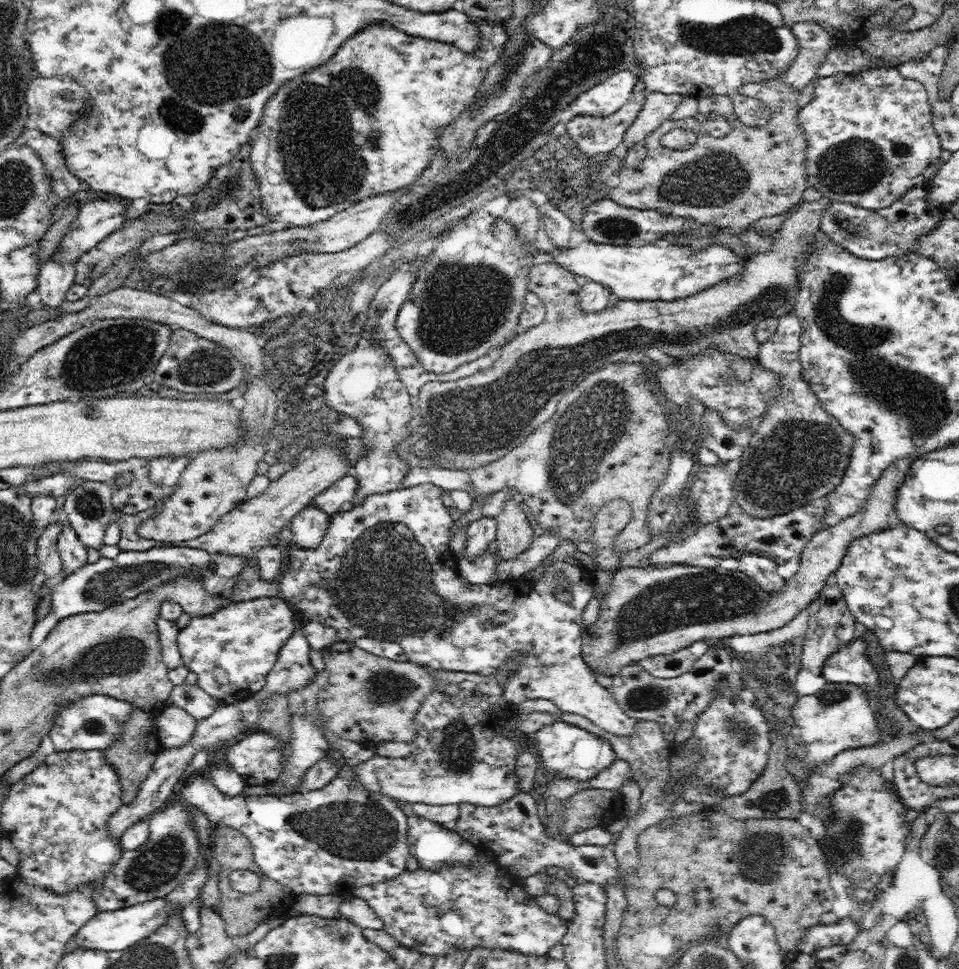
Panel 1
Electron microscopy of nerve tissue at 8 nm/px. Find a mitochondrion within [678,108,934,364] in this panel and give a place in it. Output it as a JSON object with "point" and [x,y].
{"point":[855,166]}

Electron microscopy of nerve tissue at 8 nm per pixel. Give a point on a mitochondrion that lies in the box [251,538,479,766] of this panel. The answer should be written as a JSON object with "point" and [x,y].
{"point":[381,687]}

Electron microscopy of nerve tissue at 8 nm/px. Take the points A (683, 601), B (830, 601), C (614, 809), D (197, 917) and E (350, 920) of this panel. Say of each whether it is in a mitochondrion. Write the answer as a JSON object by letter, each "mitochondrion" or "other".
{"A":"mitochondrion","B":"other","C":"other","D":"other","E":"other"}

